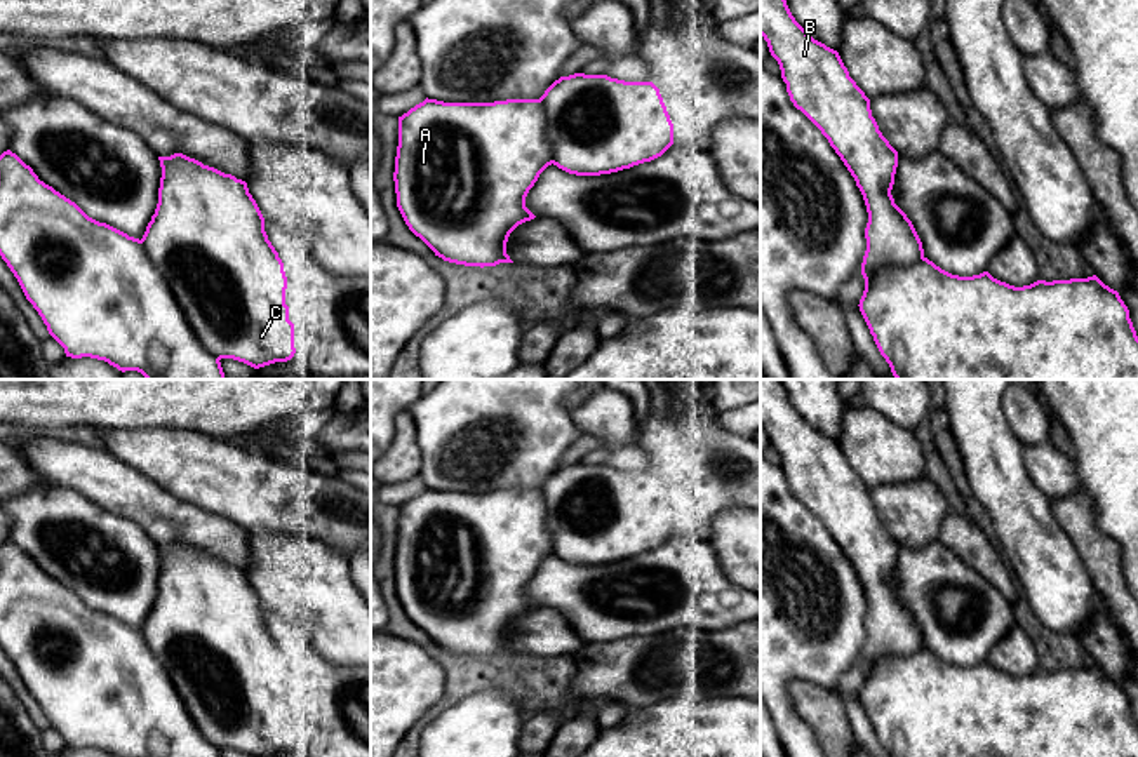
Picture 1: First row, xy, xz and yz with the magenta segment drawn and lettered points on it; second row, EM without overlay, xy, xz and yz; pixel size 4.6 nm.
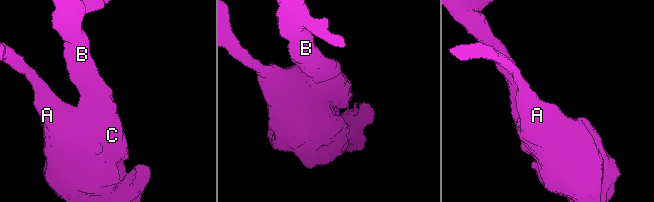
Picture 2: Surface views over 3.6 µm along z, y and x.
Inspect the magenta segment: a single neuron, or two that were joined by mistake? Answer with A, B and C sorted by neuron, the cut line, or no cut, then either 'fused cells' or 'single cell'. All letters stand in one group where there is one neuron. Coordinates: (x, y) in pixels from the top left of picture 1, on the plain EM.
A B C | no cut | single cell

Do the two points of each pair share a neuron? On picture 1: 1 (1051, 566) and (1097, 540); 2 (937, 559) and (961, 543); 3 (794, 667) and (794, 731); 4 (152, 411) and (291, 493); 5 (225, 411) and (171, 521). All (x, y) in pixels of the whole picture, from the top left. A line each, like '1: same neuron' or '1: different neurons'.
1: different neurons
2: different neurons
3: same neuron
4: different neurons
5: different neurons

